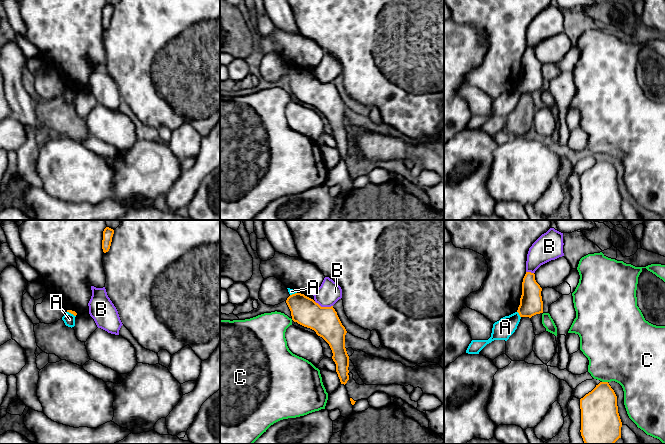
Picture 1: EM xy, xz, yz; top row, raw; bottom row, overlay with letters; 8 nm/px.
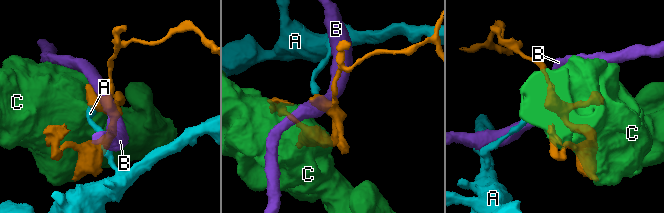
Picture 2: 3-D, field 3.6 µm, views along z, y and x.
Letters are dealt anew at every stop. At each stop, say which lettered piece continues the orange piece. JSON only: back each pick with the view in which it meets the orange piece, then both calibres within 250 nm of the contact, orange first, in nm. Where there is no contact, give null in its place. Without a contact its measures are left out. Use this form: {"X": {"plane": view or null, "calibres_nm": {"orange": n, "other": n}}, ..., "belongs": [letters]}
{"belongs": []}

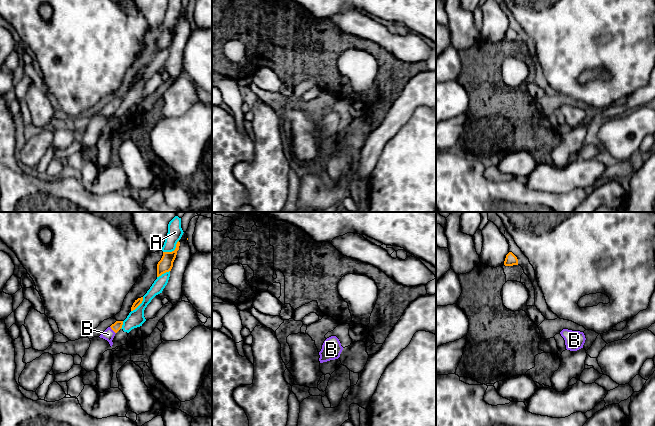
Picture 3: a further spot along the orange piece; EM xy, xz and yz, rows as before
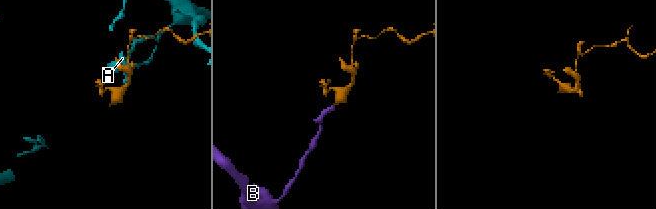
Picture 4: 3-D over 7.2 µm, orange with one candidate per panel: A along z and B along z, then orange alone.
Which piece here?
{"B": {"plane": "xy", "calibres_nm": {"orange": 70, "other": 90}}, "belongs": ["B"]}

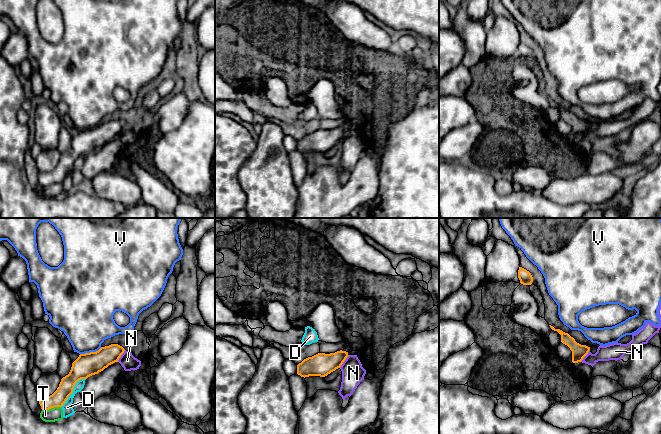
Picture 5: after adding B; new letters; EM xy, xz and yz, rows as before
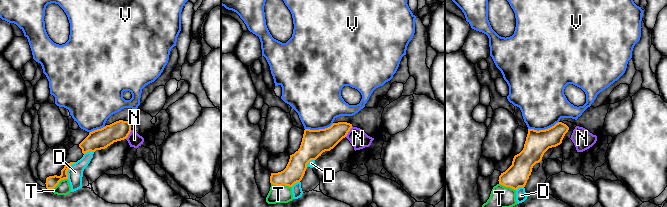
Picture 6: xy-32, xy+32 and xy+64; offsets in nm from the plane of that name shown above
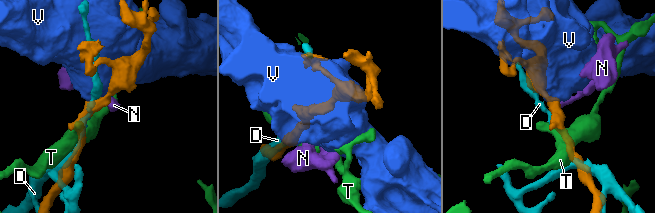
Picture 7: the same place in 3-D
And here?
{"belongs": []}

